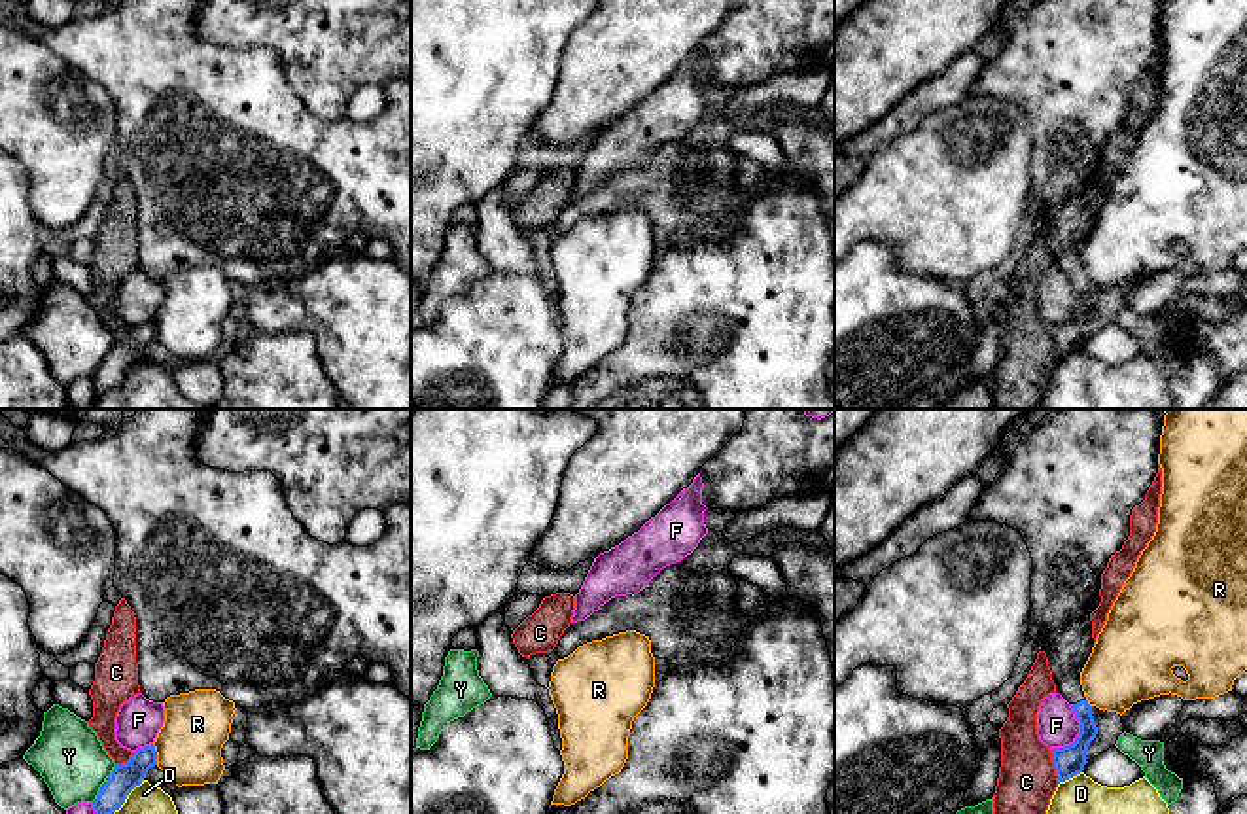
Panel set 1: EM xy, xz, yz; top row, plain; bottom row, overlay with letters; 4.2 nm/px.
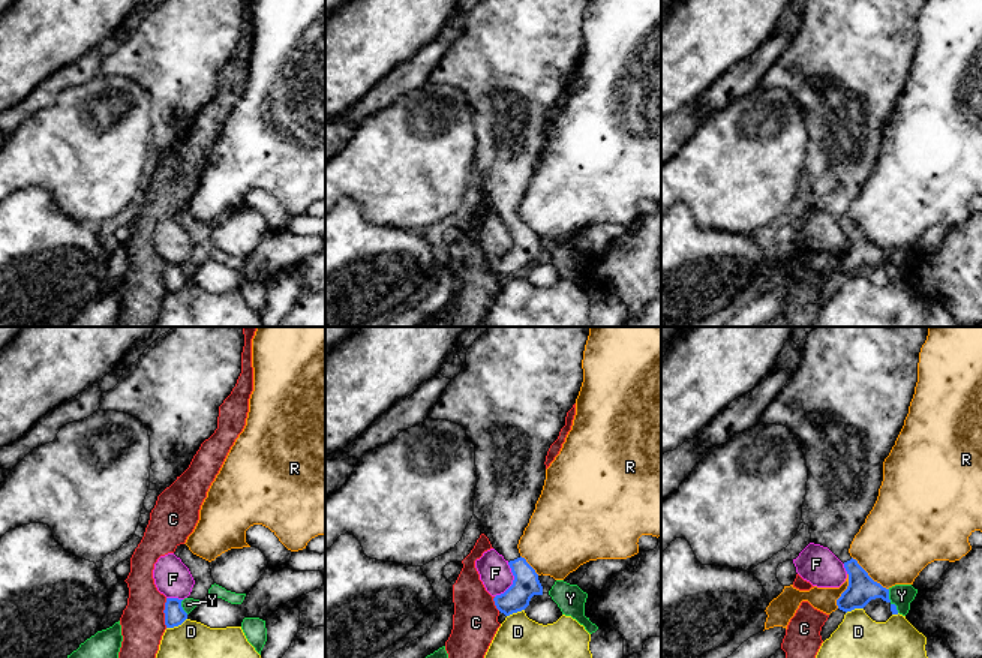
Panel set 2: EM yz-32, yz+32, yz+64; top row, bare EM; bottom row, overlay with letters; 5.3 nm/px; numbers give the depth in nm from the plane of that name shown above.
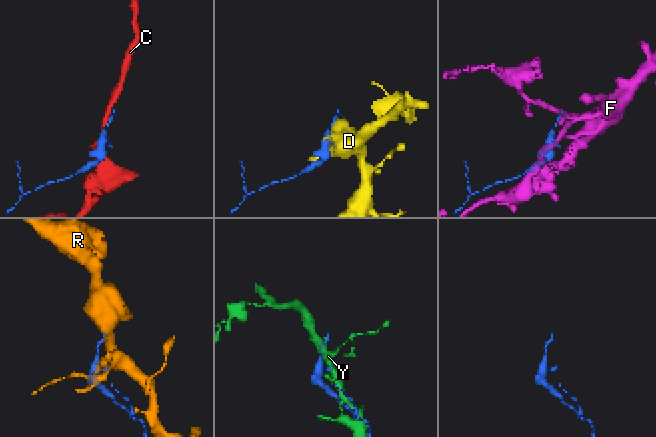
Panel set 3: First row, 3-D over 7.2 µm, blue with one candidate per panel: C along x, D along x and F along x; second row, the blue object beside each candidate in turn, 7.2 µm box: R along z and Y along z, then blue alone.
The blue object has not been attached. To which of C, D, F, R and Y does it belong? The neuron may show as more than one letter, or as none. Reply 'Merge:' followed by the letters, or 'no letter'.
Merge: no letter

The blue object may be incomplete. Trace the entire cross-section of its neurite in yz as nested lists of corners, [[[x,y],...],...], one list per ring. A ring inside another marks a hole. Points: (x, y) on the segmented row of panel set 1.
[[[1054,409],[1039,424],[1020,428],[1020,445],[1005,460],[995,481],[982,488],[969,519],[1007,524],[1018,530],[1031,553],[1031,623],[1041,627],[1039,651],[1048,657],[1056,693],[1073,708],[1080,733],[1073,744],[1052,748],[1052,763],[1058,784],[1084,770],[1088,746],[1098,734],[1082,685],[1080,672],[1092,653],[1090,613],[1099,606],[1101,574],[1109,558],[1122,549],[1130,536],[1130,515],[1145,500],[1149,487],[1158,473],[1160,435],[1164,409]]]

